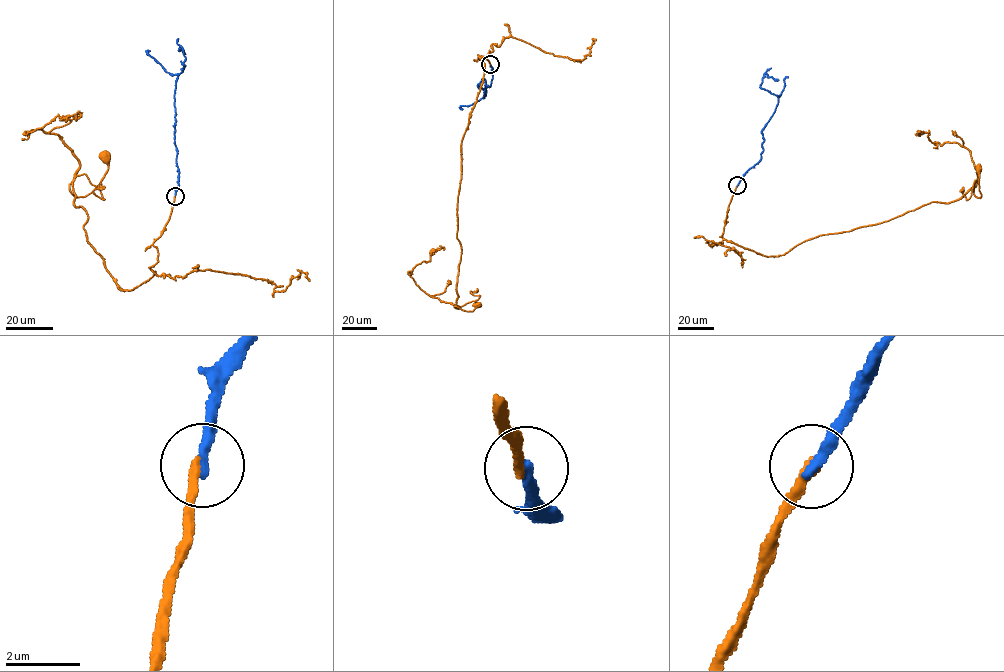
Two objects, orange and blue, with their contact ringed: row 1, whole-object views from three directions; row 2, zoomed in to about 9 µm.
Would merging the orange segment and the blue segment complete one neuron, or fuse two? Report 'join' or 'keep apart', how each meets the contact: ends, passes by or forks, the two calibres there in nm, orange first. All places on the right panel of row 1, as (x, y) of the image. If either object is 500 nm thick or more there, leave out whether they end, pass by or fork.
keep apart; orange ends there; blue ends there; 280 nm thick on the orange side, 300 nm on the other

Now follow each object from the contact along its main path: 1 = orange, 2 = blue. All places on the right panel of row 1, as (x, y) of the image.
1: (737, 185), (722, 237), (780, 256), (819, 235), (956, 201), (976, 185), (980, 198), (978, 169)
2: (737, 185), (761, 159), (762, 129), (778, 102), (774, 94), (761, 87), (762, 77), (765, 73), (778, 79)

